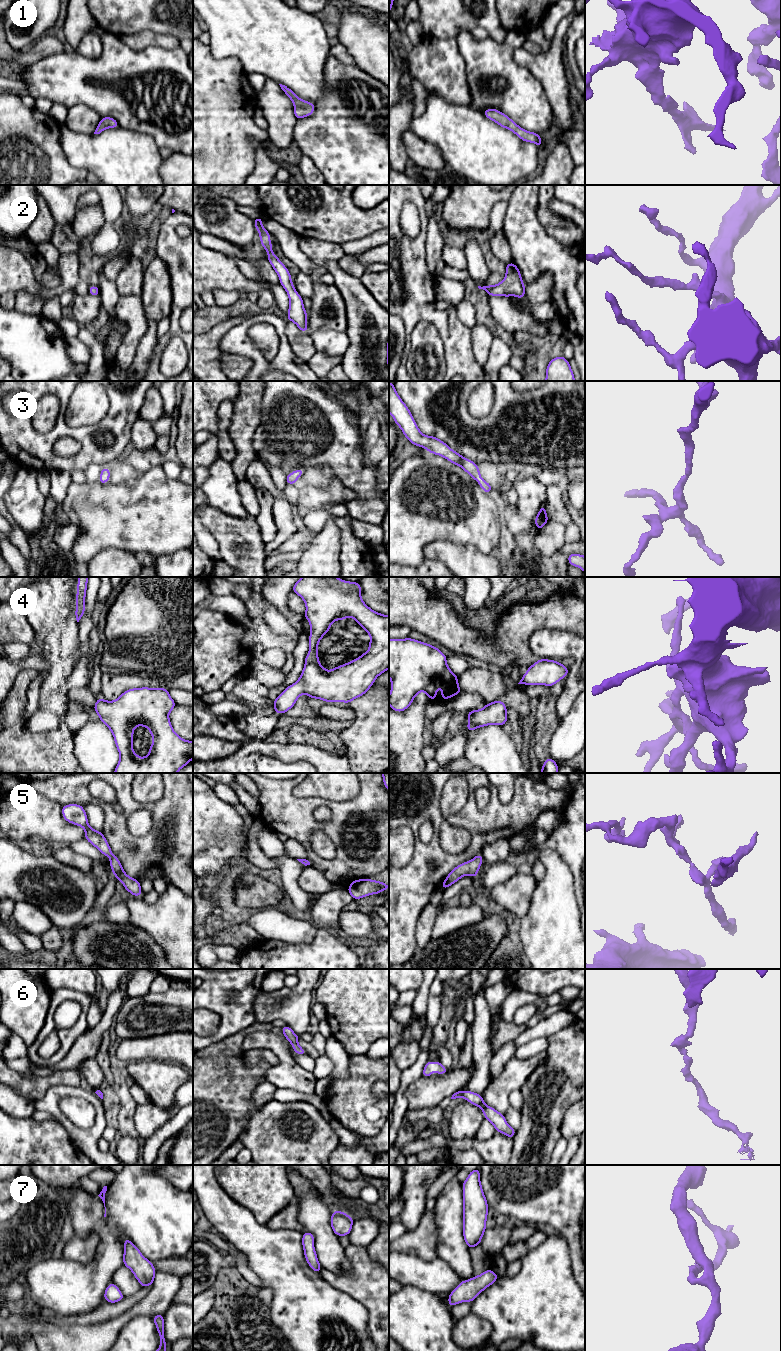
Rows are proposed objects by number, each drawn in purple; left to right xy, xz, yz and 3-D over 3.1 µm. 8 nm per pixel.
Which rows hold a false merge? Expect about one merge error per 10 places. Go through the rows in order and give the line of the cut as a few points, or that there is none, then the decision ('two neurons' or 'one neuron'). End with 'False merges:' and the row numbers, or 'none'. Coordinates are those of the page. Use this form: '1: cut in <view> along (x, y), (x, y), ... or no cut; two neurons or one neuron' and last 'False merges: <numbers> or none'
1: no cut; one neuron
2: no cut; one neuron
3: no cut; one neuron
4: no cut; one neuron
5: no cut; one neuron
6: no cut; one neuron
7: no cut; one neuron
False merges: none

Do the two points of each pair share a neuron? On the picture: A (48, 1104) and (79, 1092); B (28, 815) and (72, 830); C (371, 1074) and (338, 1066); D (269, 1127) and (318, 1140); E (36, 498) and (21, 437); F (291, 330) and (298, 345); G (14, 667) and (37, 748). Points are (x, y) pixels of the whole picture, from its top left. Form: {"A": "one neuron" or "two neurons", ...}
{"A": "one neuron", "B": "one neuron", "C": "two neurons", "D": "one neuron", "E": "two neurons", "F": "one neuron", "G": "two neurons"}

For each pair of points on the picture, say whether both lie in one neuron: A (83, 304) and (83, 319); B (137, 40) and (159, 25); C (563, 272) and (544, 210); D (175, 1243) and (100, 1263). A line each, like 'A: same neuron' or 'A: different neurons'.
A: same neuron
B: different neurons
C: different neurons
D: same neuron

